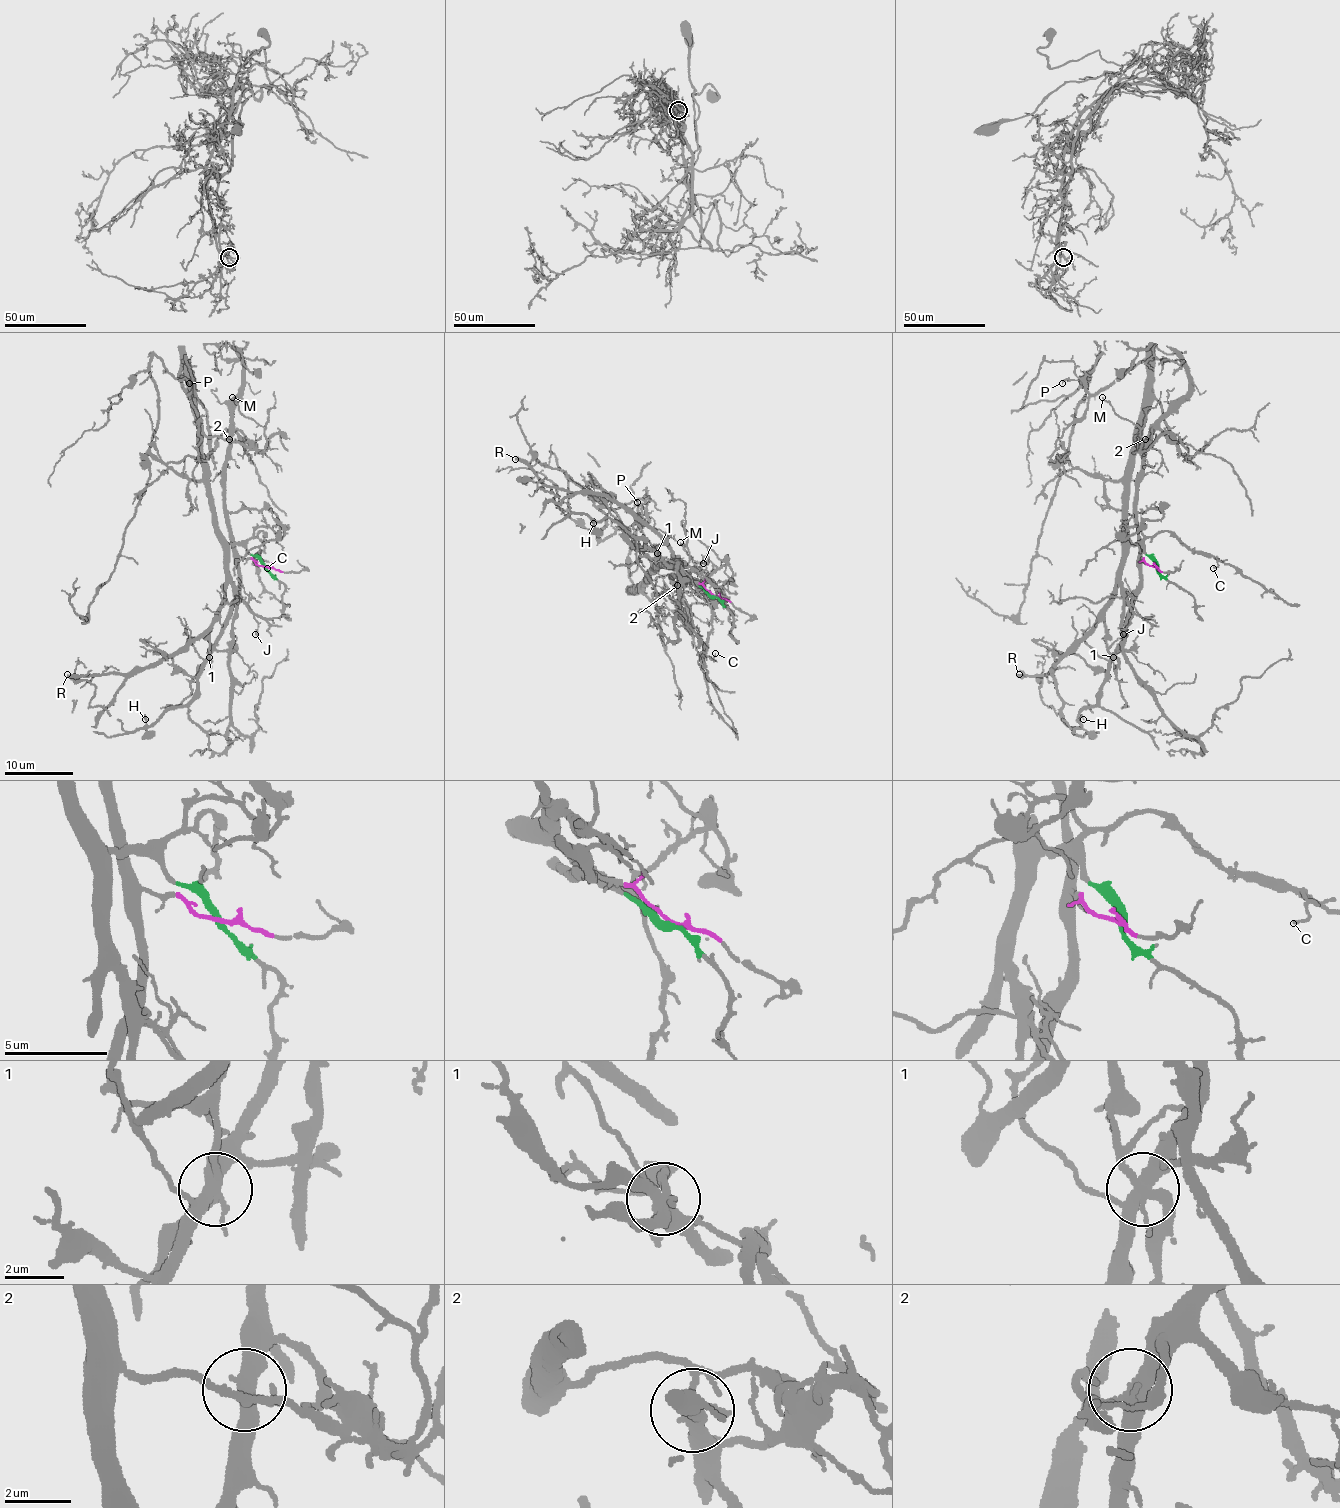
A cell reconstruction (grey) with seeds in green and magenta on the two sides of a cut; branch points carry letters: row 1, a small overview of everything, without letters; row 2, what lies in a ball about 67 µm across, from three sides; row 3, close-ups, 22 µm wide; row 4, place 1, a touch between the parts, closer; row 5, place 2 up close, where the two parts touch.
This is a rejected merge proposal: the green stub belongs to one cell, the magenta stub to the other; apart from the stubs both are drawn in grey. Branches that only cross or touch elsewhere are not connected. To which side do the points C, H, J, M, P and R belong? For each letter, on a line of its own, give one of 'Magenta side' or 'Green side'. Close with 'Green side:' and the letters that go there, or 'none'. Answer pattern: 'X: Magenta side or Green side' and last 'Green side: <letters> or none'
C: Green side
H: Magenta side
J: Green side
M: Magenta side
P: Green side
R: Green side
Green side: C, J, P, R

